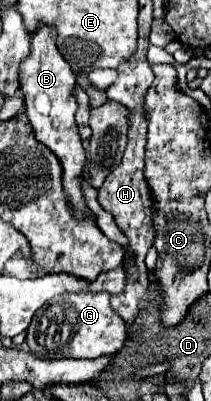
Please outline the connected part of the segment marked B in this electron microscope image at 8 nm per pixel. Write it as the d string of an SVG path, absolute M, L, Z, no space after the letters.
M42 26L30 40L30 56L20 66L20 90L26 100L26 116L32 124L34 136L38 142L48 146L54 154L58 154L62 168L64 168L64 192L76 212L78 218L92 216L92 212L86 208L80 182L82 168L86 164L86 152L82 148L82 140L78 136L78 126L74 122L74 114L78 110L78 104L74 96L70 94L76 86L76 78L68 66L68 62L62 58L58 46L56 46L56 30L50 26Z

